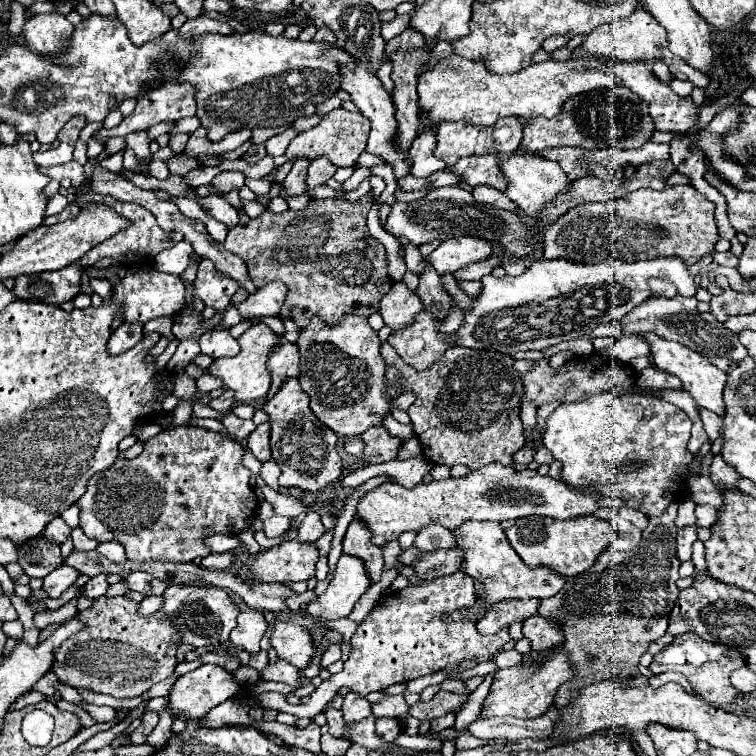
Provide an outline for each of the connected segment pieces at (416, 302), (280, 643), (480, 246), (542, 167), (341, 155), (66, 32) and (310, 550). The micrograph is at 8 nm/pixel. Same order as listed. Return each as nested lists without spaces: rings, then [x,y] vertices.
[[[395,282],[389,294],[383,296],[379,314],[383,316],[385,326],[391,328],[391,334],[407,328],[409,324],[415,322],[415,316],[423,310],[421,298],[413,292],[403,282]]]
[[[275,622],[271,646],[297,670],[305,670],[315,654],[311,630],[297,622],[291,622],[291,626],[287,626],[285,622]]]
[[[455,236],[453,240],[445,240],[439,244],[439,248],[435,248],[427,258],[433,264],[437,274],[453,274],[461,268],[467,268],[473,262],[483,262],[493,254],[493,246],[485,240],[477,240],[473,236]]]
[[[523,152],[523,156],[513,154],[509,160],[501,162],[501,172],[503,176],[507,176],[509,186],[505,190],[505,196],[511,198],[527,216],[535,216],[541,218],[541,208],[549,202],[553,202],[559,194],[565,194],[571,190],[571,180],[565,176],[565,172],[561,170],[561,166],[557,162],[539,158],[535,154],[527,154]]]
[[[337,108],[329,112],[327,116],[323,116],[315,128],[297,134],[297,138],[287,148],[287,156],[289,158],[309,158],[309,160],[317,156],[329,156],[329,160],[335,166],[353,166],[359,154],[365,152],[367,136],[369,136],[369,120],[361,112],[347,112],[347,110]]]
[[[57,12],[37,14],[29,18],[23,30],[29,48],[33,48],[33,52],[39,52],[43,56],[55,56],[65,52],[71,34],[73,24],[67,22],[67,18]]]
[[[297,540],[283,542],[275,548],[263,550],[255,556],[251,580],[257,582],[299,582],[315,576],[319,552],[315,544],[301,544]]]

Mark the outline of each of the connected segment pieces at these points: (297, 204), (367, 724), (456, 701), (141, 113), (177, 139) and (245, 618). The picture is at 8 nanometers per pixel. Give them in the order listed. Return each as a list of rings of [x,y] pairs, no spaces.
[[[282,184],[279,185],[279,188],[280,196],[288,202],[289,209],[292,209],[294,211],[302,210],[310,201],[310,196],[307,194],[302,194],[301,196],[297,197],[288,197],[285,192],[285,187]]]
[[[367,716],[365,720],[351,724],[351,740],[355,744],[365,746],[367,750],[387,748],[387,744],[383,744],[383,740],[375,734],[375,718],[373,716]]]
[[[439,690],[431,700],[427,700],[427,702],[419,700],[415,706],[411,706],[409,714],[421,722],[427,722],[427,720],[435,720],[439,716],[445,716],[449,712],[459,712],[465,702],[467,702],[467,696]]]
[[[163,84],[161,88],[157,88],[157,90],[151,90],[147,96],[141,96],[139,100],[137,100],[137,106],[135,106],[135,110],[133,110],[133,114],[129,114],[127,118],[123,118],[123,122],[119,124],[119,126],[115,126],[115,128],[99,128],[95,134],[93,134],[93,138],[101,144],[101,146],[105,146],[107,144],[107,140],[109,138],[113,138],[113,136],[127,136],[127,134],[131,134],[131,132],[139,132],[139,130],[149,130],[151,126],[155,126],[155,124],[159,124],[159,122],[163,122],[163,120],[181,120],[181,118],[185,118],[185,116],[195,116],[195,110],[197,110],[197,106],[195,106],[195,88],[191,86],[191,84]]]
[[[169,134],[169,148],[177,154],[181,154],[185,150],[185,144],[189,140],[189,134]]]
[[[243,610],[237,618],[237,628],[231,632],[231,644],[249,654],[259,652],[259,642],[267,630],[267,620],[259,610]]]

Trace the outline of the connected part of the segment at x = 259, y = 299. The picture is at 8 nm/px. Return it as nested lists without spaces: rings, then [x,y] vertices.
[[[269,282],[265,288],[259,288],[253,296],[247,296],[245,302],[237,306],[241,318],[255,320],[263,316],[277,316],[285,300],[285,284]]]

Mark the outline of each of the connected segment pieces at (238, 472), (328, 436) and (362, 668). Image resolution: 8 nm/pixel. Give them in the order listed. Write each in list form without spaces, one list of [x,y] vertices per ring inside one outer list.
[[[179,426],[179,428],[171,428],[171,430],[165,430],[161,434],[157,434],[155,438],[147,440],[145,442],[145,448],[143,452],[133,458],[133,460],[117,460],[111,468],[107,468],[105,472],[97,472],[97,476],[93,476],[87,484],[87,492],[77,500],[79,504],[79,516],[81,516],[81,530],[89,536],[89,538],[95,538],[97,542],[119,542],[125,546],[125,552],[127,552],[127,558],[133,560],[133,562],[145,562],[145,560],[169,560],[169,562],[191,562],[193,558],[201,556],[209,556],[211,554],[211,548],[205,544],[205,538],[207,536],[213,536],[213,534],[239,534],[243,530],[249,528],[249,520],[255,518],[257,514],[257,496],[253,492],[253,488],[249,486],[249,478],[251,478],[251,472],[243,466],[243,446],[239,442],[233,442],[229,438],[223,438],[211,430],[205,430],[205,428],[197,428],[197,426]]]
[[[287,380],[285,388],[263,404],[271,422],[271,452],[279,462],[281,488],[301,488],[305,492],[317,492],[333,484],[341,476],[341,458],[335,450],[337,436],[325,428],[309,408],[309,396],[303,392],[299,380]]]
[[[455,572],[443,578],[435,578],[431,582],[411,584],[401,592],[393,592],[381,598],[375,604],[375,608],[367,614],[367,618],[357,626],[357,632],[351,638],[351,654],[345,660],[343,672],[333,674],[327,682],[323,682],[311,694],[307,704],[291,706],[287,704],[285,696],[277,692],[257,694],[249,700],[249,704],[251,706],[259,704],[263,708],[277,708],[297,718],[313,720],[343,686],[347,686],[351,692],[367,696],[369,692],[385,690],[391,684],[409,682],[419,676],[439,672],[447,664],[459,664],[461,660],[475,656],[491,656],[511,640],[509,632],[499,632],[497,636],[481,636],[475,624],[469,624],[467,620],[461,622],[443,620],[445,612],[453,612],[457,608],[473,604],[475,604],[473,580],[465,576],[465,572]]]

